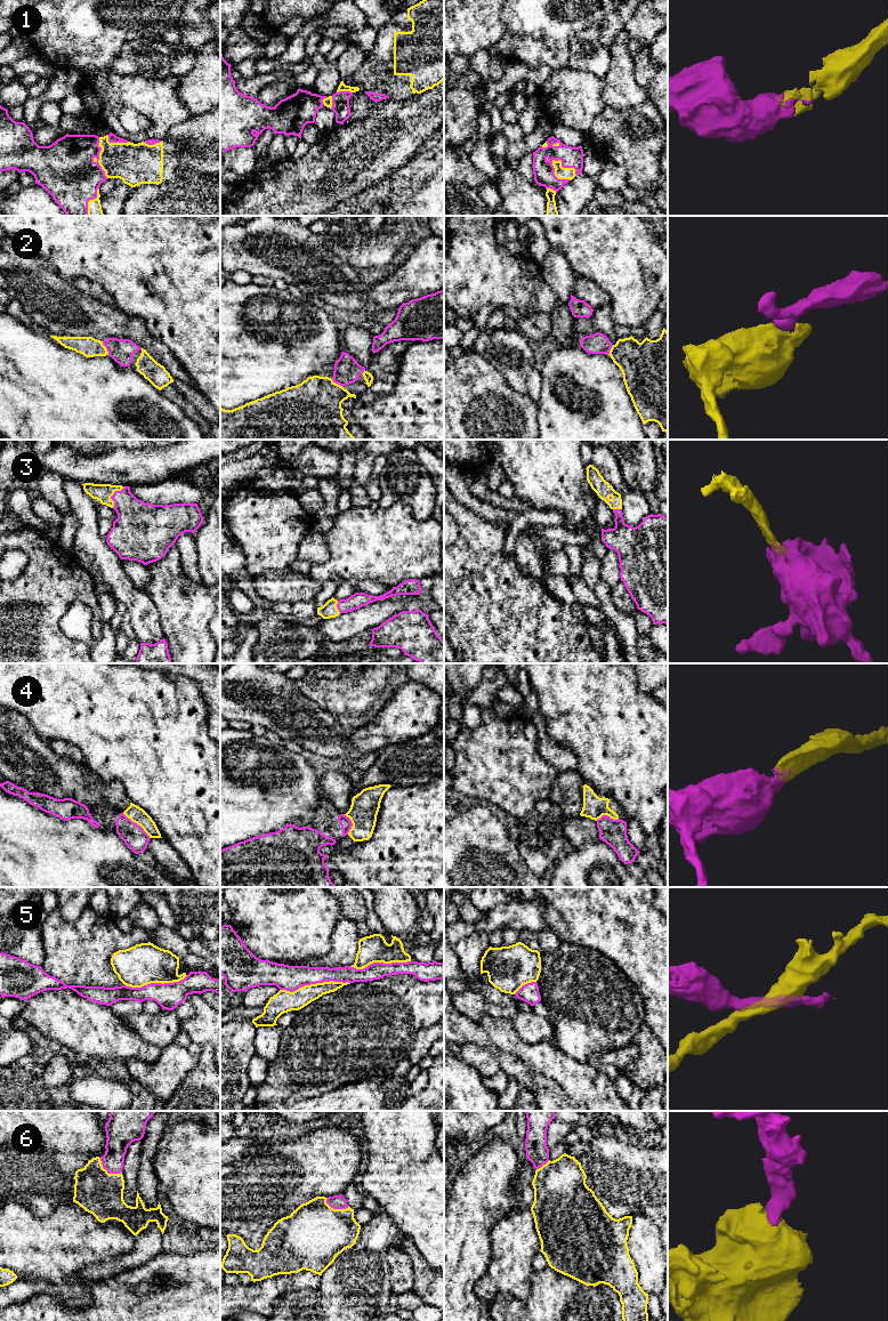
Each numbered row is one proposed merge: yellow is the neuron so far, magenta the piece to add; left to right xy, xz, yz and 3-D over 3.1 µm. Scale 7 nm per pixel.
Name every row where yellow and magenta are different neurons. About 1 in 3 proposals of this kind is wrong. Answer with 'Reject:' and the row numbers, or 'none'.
Reject: 4, 5

